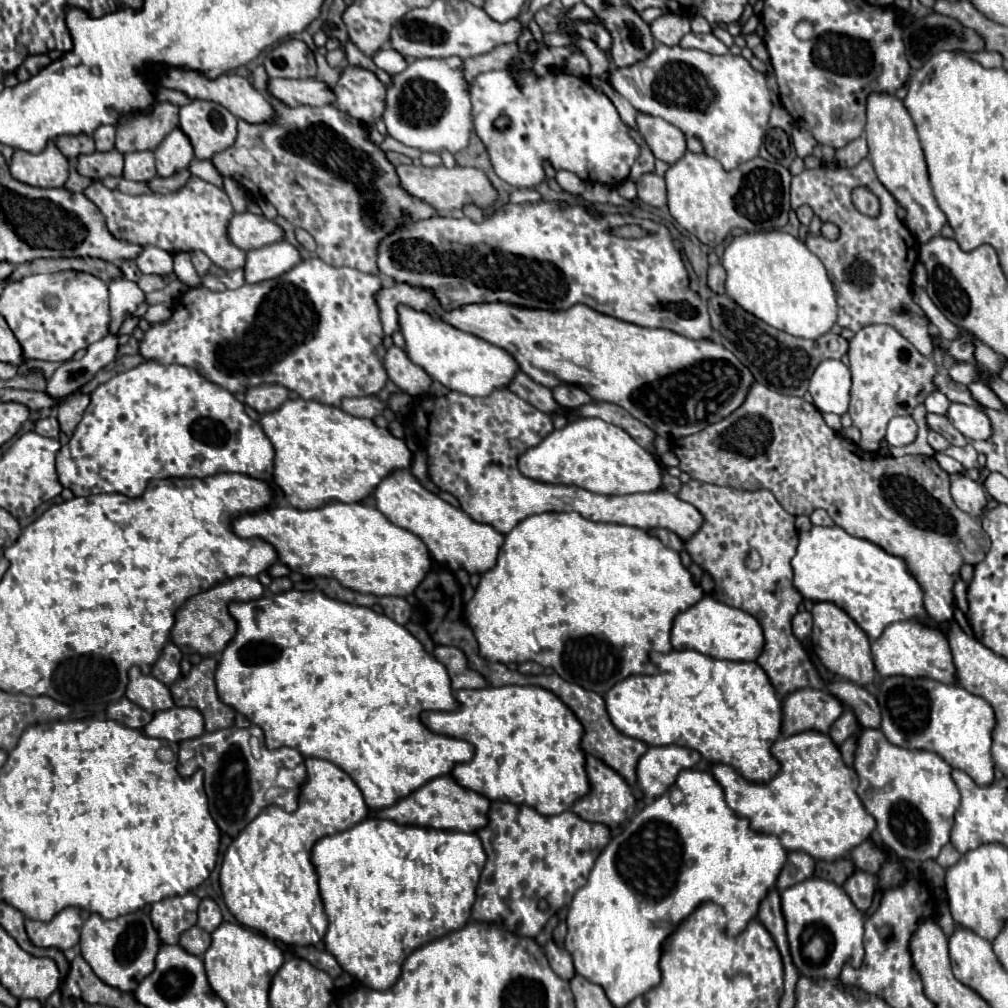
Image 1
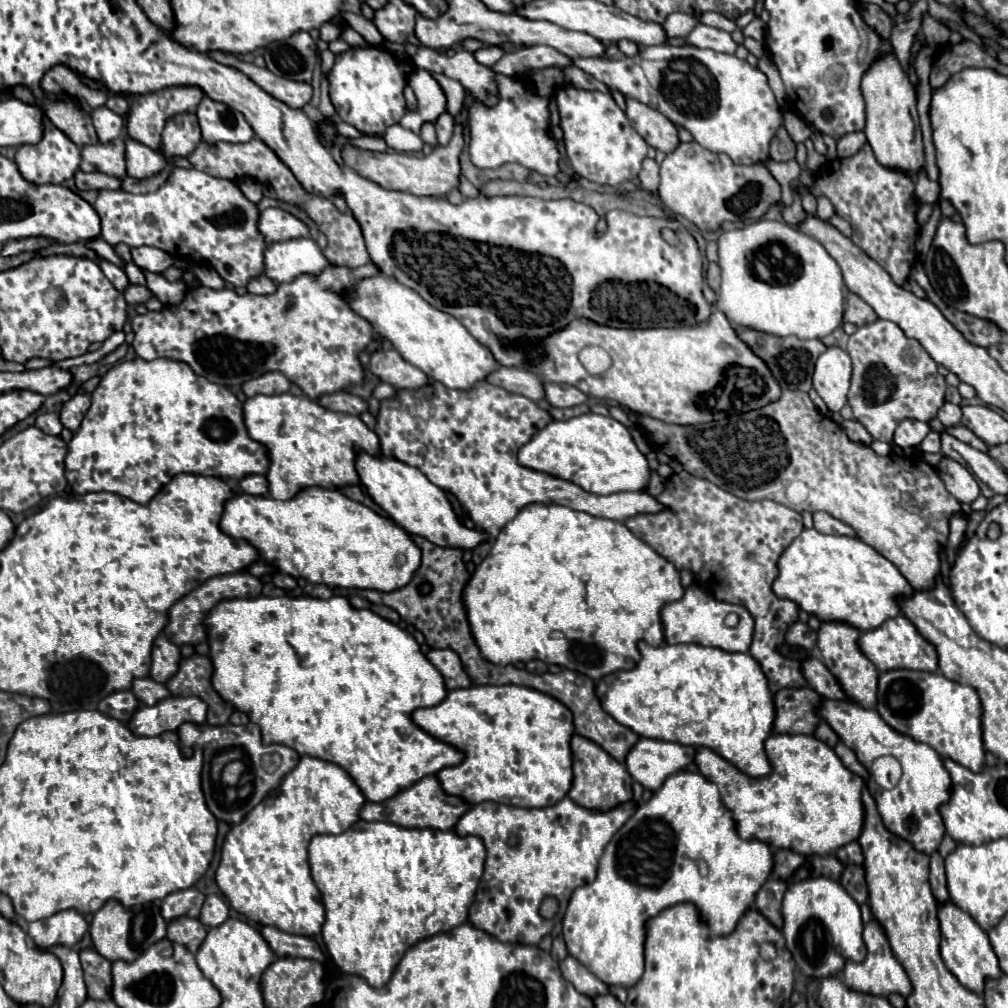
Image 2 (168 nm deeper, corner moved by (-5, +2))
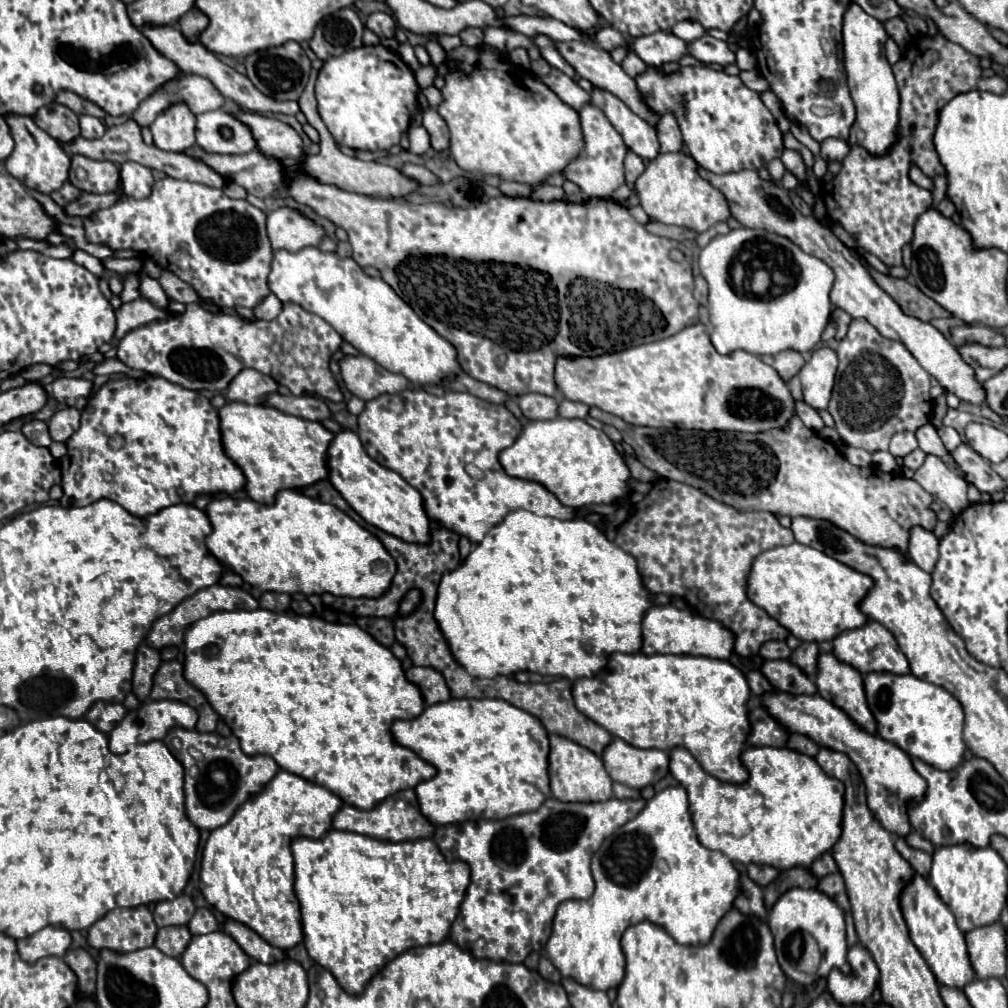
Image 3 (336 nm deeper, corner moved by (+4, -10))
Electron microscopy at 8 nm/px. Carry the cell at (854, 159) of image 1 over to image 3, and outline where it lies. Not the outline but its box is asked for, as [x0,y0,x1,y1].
[821,138,849,162]

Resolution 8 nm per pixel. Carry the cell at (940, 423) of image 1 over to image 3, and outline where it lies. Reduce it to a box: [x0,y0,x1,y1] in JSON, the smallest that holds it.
[951,444,1005,494]

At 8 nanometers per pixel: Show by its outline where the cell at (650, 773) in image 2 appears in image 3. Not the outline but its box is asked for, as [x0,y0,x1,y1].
[601,738,669,788]

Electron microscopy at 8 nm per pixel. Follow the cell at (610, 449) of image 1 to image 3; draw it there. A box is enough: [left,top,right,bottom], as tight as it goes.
[499,418,629,508]

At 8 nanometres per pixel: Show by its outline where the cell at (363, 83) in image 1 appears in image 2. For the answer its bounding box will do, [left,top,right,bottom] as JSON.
[328,46,414,134]

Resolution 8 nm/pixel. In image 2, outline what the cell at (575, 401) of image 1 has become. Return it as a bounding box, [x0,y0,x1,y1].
[544,382,588,408]

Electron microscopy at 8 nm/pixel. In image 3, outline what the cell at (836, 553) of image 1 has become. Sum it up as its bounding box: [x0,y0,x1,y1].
[747,542,873,642]

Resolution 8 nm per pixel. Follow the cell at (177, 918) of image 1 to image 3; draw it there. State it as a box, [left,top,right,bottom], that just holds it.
[153,894,195,928]

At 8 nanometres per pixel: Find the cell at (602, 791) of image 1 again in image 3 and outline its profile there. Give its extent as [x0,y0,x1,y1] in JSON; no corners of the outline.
[549,734,611,802]

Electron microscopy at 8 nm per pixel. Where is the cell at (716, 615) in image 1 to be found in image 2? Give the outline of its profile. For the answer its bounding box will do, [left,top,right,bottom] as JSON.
[662,586,754,652]

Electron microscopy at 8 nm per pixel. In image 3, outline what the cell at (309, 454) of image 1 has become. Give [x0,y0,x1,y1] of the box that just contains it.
[219,402,333,504]

